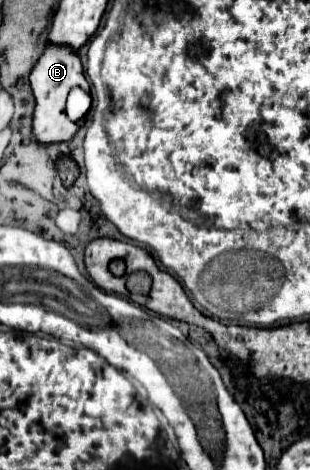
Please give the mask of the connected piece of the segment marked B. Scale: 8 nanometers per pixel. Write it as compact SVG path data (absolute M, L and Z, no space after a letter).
M47 45L45 53L41 55L41 59L37 61L37 65L33 67L31 75L31 89L33 95L37 99L35 105L35 115L33 115L33 135L35 141L39 145L53 145L53 143L63 143L63 141L71 141L73 135L77 133L79 125L71 123L67 113L65 113L65 101L67 95L73 87L81 87L83 91L89 93L89 83L83 75L83 67L81 67L81 59L77 53L69 51L67 47L55 47L55 45Z

